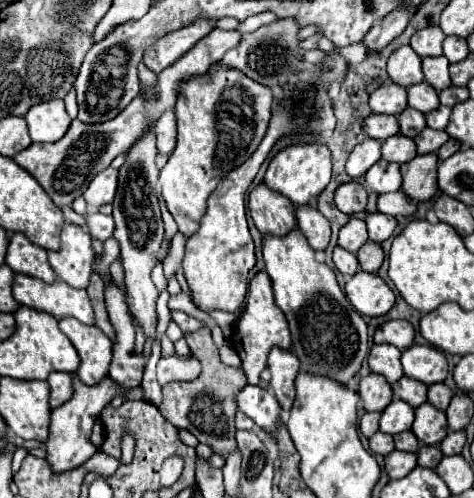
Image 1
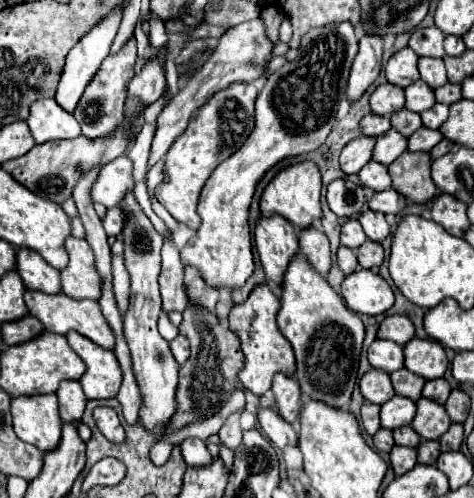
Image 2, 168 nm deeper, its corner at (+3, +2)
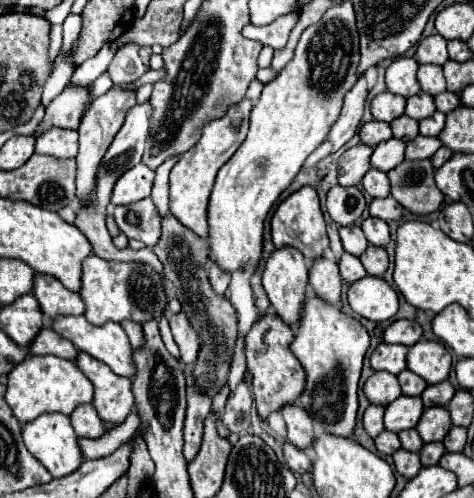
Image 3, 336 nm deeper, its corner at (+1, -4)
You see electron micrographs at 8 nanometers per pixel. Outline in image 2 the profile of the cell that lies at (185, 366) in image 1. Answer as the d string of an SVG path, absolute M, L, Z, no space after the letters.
M176 337L174 341L170 341L170 349L172 349L172 353L174 353L174 357L176 357L176 361L180 363L180 365L184 365L184 361L190 357L190 345L188 345L188 339L186 337Z

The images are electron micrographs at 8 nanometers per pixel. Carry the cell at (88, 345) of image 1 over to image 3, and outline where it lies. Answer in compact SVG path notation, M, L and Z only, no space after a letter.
M78 351L76 365L94 385L92 405L98 411L104 423L120 425L134 407L134 395L130 391L132 381L114 375L106 363L98 363L98 359L90 359L84 351Z

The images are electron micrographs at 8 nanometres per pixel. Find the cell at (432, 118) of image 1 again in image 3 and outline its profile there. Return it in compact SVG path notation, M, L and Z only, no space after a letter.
M436 111L428 119L420 121L420 135L434 135L436 137L444 129L444 123L446 123L446 115L440 113L440 111Z

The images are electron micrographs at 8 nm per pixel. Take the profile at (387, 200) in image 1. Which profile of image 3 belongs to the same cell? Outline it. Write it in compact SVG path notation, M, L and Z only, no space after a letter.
M384 197L384 199L372 199L370 203L370 215L372 217L380 217L384 221L392 221L392 219L400 219L402 217L404 207L394 201L392 197Z

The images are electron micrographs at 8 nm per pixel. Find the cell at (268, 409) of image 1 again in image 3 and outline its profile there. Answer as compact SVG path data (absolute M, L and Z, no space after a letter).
M284 443L282 445L282 453L284 453L284 459L288 463L288 467L292 471L298 471L298 473L304 473L304 471L310 471L310 465L312 465L312 459L298 447L294 447L292 443Z

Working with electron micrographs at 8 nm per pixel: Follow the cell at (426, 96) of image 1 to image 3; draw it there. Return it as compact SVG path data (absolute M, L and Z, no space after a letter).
M416 93L414 97L408 99L406 103L406 115L416 119L416 121L422 121L426 119L428 115L434 115L436 113L436 107L434 107L434 97L432 95L426 95L426 93Z

